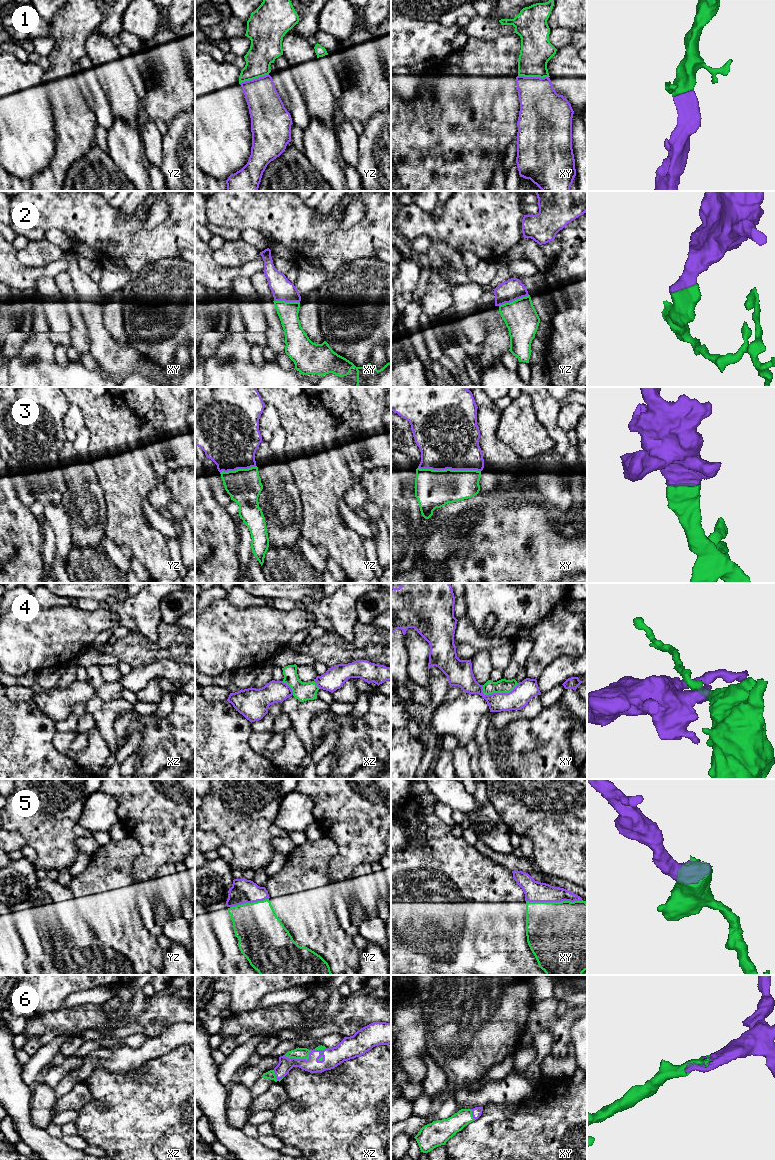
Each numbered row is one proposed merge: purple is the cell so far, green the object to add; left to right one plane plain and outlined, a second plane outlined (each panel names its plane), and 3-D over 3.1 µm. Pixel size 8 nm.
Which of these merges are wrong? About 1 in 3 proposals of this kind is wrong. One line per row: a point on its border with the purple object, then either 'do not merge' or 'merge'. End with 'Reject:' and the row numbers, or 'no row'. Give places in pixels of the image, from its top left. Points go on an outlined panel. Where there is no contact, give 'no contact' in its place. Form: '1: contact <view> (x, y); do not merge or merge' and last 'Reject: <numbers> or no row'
1: contact xy (533, 77); merge
2: contact yz (513, 300); merge
3: contact xy (449, 468); merge
4: contact xy (500, 693); do not merge
5: contact xy (554, 901); merge
6: contact xz (300, 1059); merge
Reject: 4

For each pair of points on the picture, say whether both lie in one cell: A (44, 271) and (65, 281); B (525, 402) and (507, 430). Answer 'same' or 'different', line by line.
A: different
B: same

